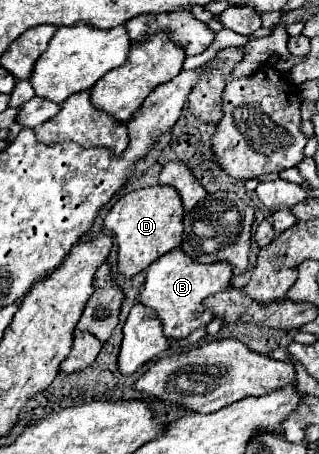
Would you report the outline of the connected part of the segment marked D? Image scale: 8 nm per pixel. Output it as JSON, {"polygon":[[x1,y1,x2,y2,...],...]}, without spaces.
{"polygon":[[148,186,134,192,124,194,112,210,104,218,104,228,116,238,118,242,118,270,122,276,132,278,144,268,148,268,154,260,178,248,182,244,182,200,178,192,170,186]]}

